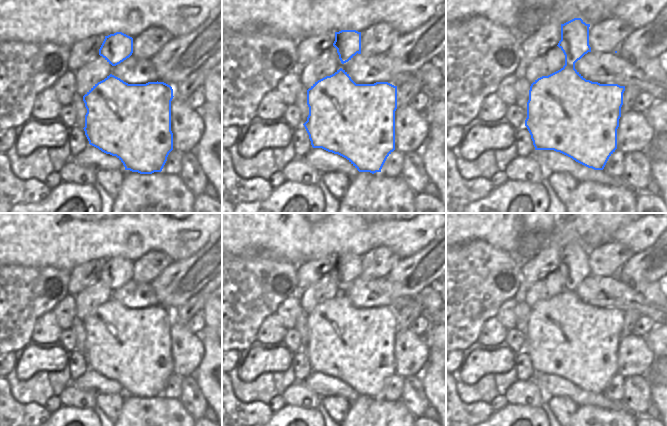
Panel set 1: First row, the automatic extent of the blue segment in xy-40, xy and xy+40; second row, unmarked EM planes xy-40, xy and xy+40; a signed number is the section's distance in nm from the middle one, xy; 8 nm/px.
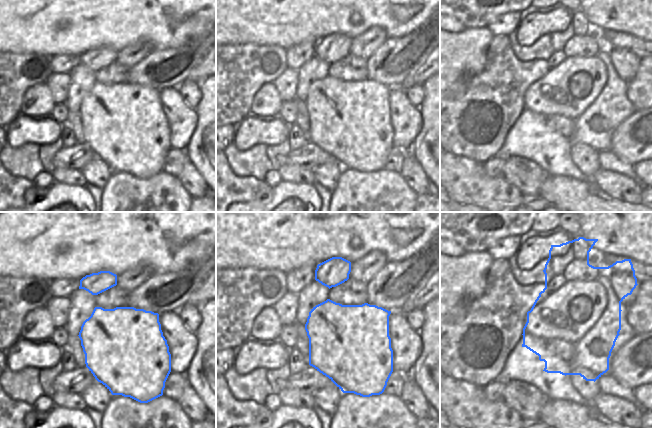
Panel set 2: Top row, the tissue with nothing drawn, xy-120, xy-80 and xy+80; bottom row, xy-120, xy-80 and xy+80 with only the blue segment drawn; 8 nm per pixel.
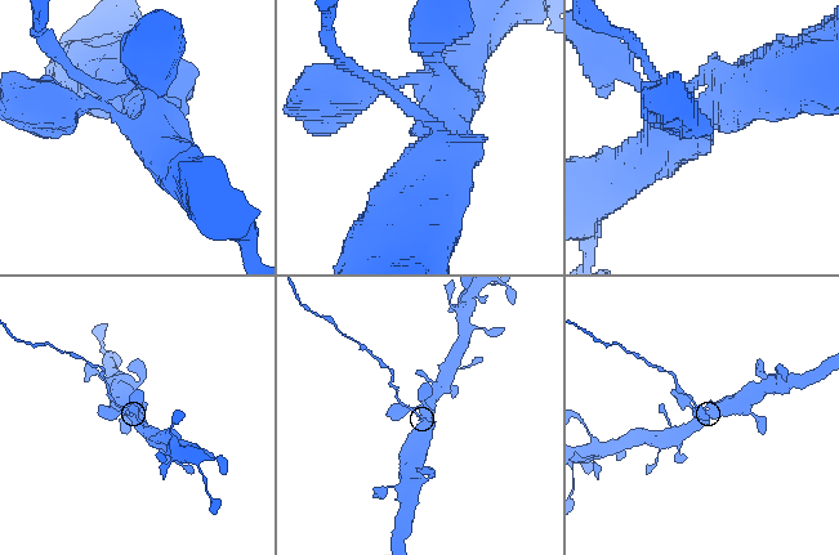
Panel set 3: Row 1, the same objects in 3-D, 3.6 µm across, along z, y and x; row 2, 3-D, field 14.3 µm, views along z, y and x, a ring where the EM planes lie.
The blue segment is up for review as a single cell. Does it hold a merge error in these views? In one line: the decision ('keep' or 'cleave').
cleave

